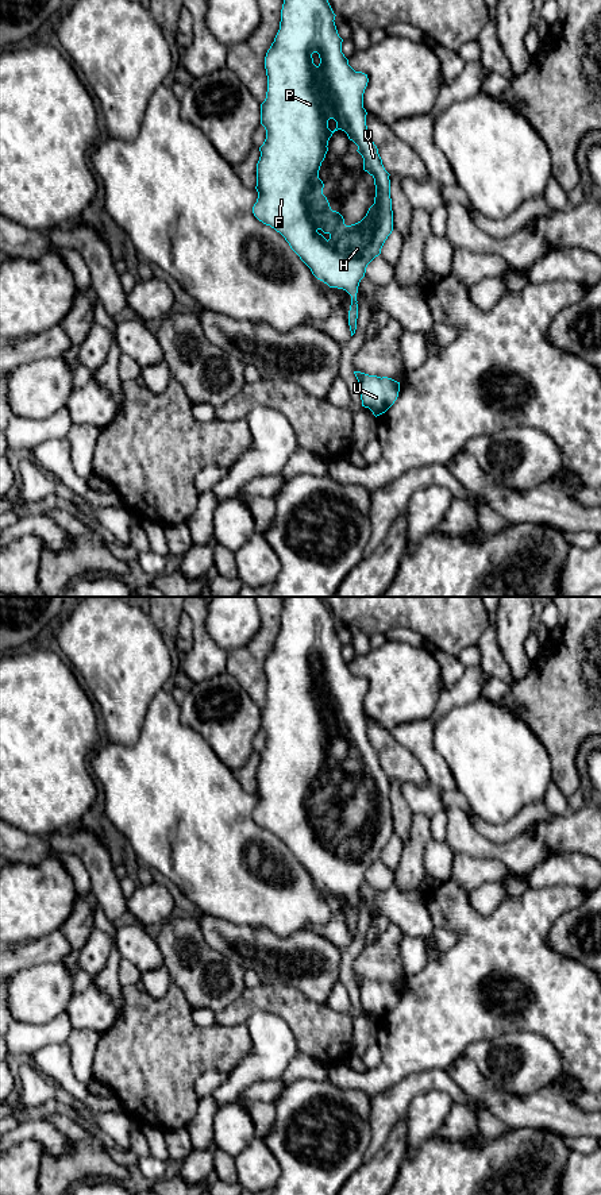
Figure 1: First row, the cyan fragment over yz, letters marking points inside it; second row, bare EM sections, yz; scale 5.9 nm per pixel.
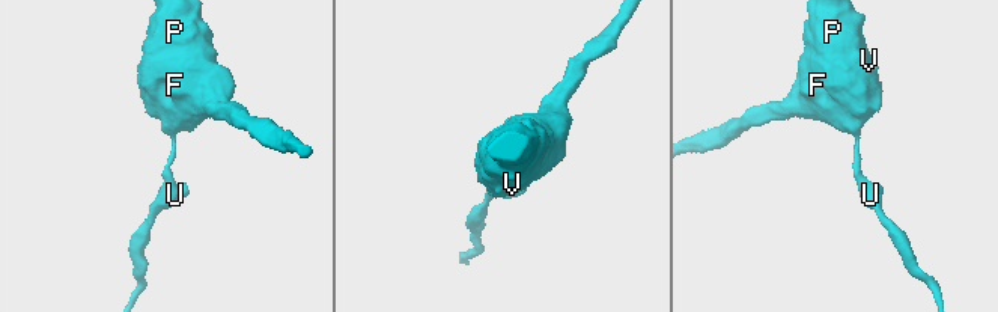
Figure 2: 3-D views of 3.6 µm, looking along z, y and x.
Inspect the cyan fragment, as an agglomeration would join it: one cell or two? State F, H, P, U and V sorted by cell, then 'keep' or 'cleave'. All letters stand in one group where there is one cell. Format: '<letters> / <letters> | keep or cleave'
F H P U V | keep

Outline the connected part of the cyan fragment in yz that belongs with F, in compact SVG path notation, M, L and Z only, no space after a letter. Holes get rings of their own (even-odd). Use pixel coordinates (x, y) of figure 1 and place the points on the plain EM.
M320 597L284 600L280 635L265 662L267 697L261 709L261 729L266 735L266 744L259 752L255 791L258 803L253 818L285 843L317 884L351 901L348 930L352 941L358 924L358 891L367 870L381 859L393 836L393 816L390 779L385 775L366 731L363 698L369 683L367 679L355 676L342 658L343 644L338 639L335 621ZM338 735L344 736L358 751L363 775L374 783L375 790L374 809L361 826L351 830L346 830L343 821L331 814L323 799L324 789L319 783L328 745Z

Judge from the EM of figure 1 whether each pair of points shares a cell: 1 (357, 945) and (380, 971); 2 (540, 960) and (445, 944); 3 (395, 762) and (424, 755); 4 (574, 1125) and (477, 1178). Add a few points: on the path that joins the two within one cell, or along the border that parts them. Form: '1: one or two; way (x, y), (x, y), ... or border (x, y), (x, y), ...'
1: two; border (365, 947), (353, 962), (353, 975)
2: two; border (435, 926), (451, 929), (459, 936), (442, 953)
3: two; border (392, 735), (419, 763), (428, 786)
4: two; border (528, 1126), (559, 1132), (565, 1136)

